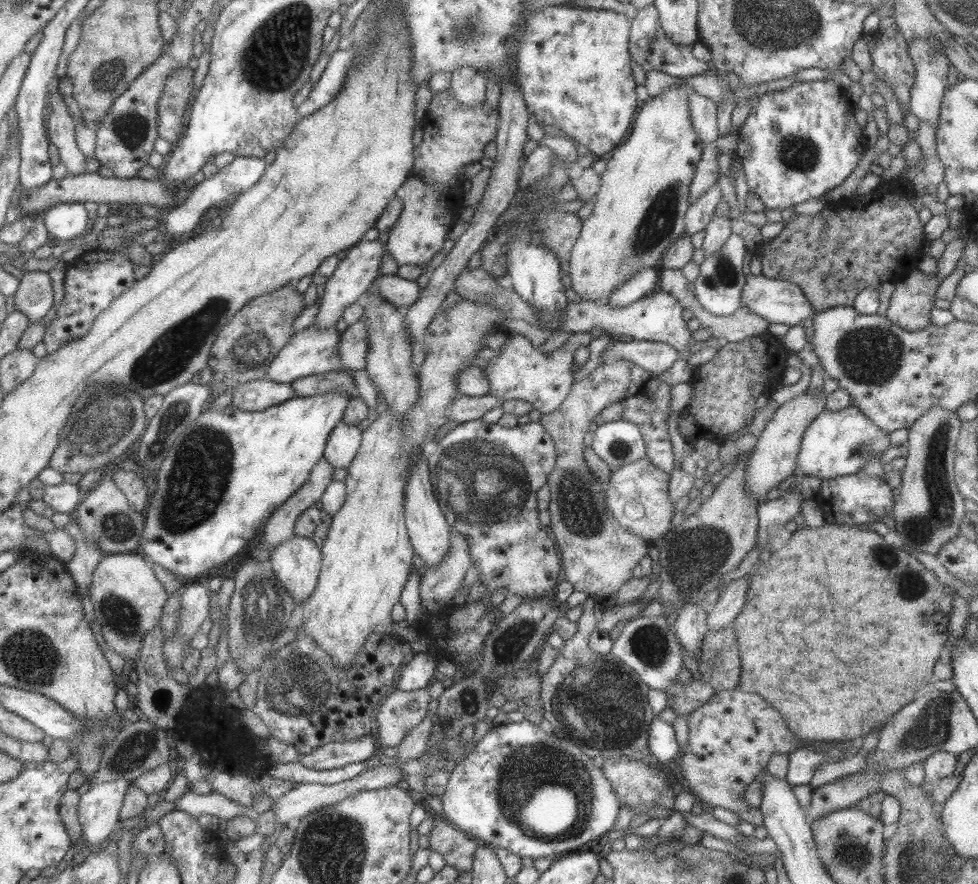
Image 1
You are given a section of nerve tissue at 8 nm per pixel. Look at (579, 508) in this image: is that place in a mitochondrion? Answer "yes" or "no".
yes

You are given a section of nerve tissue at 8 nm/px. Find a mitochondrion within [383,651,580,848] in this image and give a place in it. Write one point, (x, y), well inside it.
(519, 772)

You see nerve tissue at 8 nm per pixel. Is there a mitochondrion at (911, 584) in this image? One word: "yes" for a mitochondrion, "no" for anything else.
yes

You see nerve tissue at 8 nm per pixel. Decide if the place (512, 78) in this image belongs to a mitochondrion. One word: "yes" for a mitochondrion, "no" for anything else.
no

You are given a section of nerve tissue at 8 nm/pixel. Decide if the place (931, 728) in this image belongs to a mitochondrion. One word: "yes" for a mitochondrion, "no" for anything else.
yes

